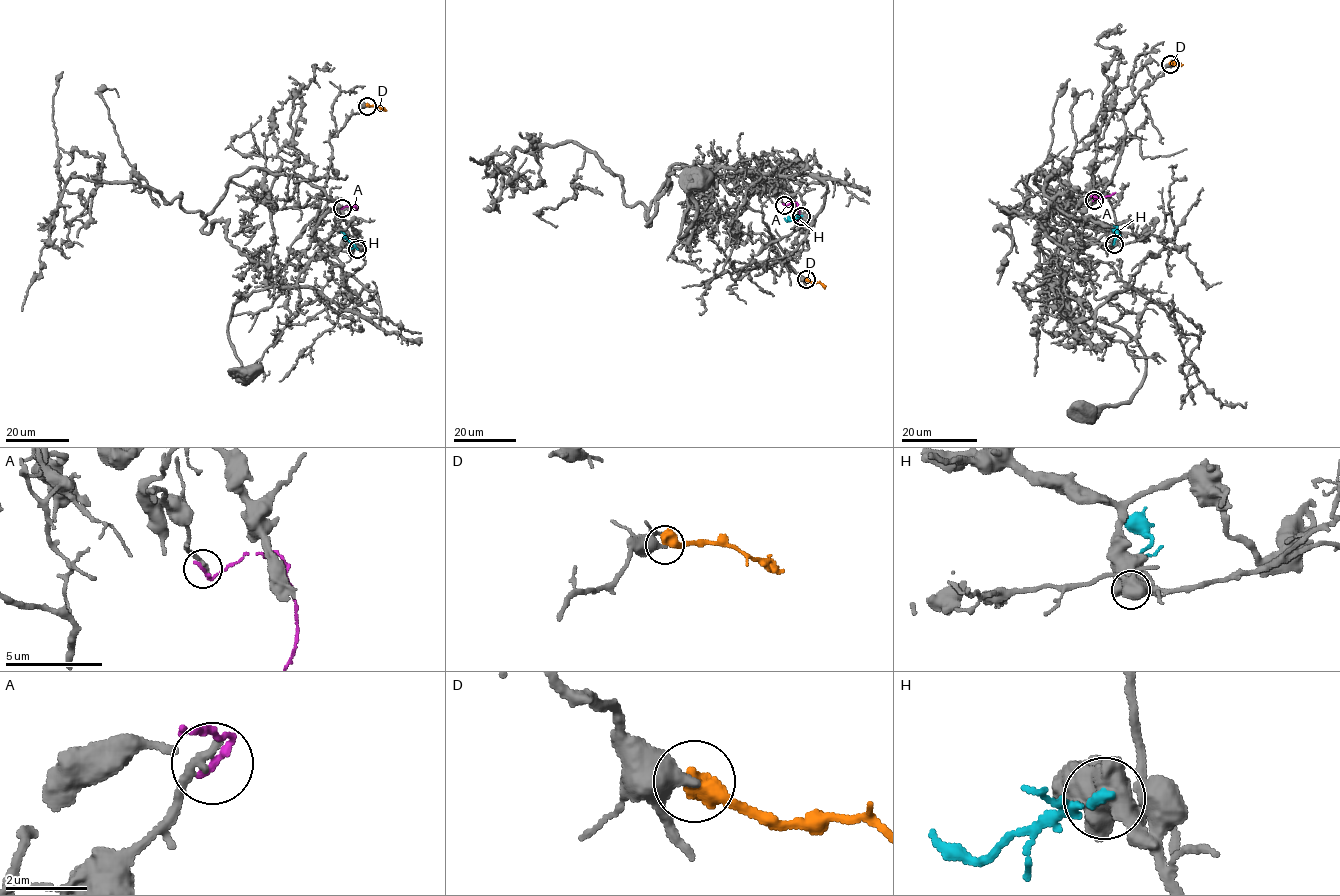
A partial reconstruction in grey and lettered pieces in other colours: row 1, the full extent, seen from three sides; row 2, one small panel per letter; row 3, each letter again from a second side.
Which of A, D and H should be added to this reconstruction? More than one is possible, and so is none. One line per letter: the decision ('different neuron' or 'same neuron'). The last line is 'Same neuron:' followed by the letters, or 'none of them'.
A: different neuron
D: different neuron
H: different neuron
Same neuron: none of them

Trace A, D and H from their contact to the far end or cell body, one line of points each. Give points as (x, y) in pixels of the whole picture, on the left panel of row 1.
A: (342, 208), (355, 207), (357, 209), (355, 206)
D: (367, 106), (385, 109)
H: (357, 249), (341, 231)

